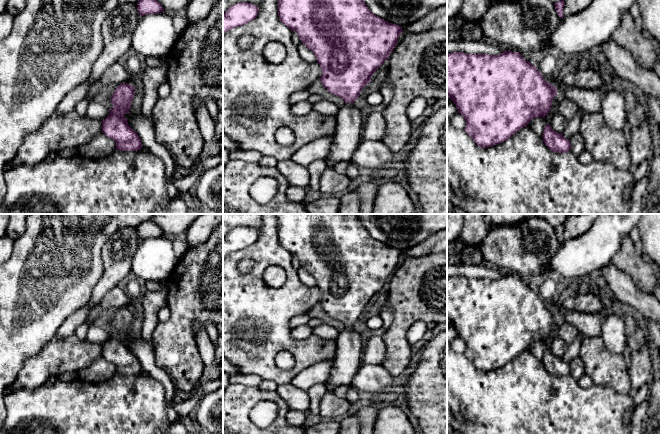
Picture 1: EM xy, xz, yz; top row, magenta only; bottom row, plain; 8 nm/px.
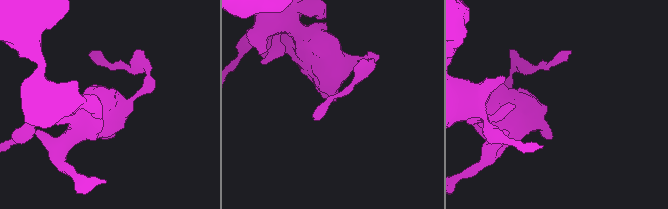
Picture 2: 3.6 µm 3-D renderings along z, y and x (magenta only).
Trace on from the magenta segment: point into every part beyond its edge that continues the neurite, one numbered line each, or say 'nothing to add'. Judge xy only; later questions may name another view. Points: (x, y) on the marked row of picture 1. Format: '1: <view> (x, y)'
nothing to add

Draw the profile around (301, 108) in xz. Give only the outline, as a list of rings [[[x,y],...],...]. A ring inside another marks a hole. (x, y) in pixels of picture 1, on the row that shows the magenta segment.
[[[308,100],[300,101],[291,106],[291,112],[296,116],[304,116],[312,110],[313,104]]]

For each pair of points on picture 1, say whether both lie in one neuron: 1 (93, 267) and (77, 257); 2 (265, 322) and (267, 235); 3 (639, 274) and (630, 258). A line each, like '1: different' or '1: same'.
1: same
2: same
3: same

